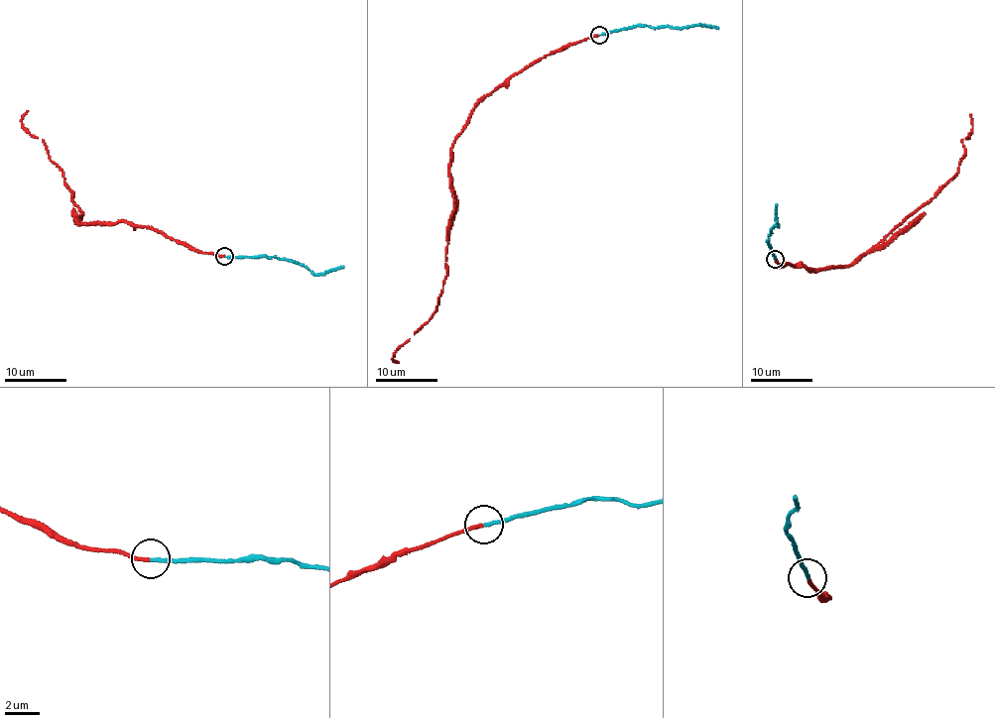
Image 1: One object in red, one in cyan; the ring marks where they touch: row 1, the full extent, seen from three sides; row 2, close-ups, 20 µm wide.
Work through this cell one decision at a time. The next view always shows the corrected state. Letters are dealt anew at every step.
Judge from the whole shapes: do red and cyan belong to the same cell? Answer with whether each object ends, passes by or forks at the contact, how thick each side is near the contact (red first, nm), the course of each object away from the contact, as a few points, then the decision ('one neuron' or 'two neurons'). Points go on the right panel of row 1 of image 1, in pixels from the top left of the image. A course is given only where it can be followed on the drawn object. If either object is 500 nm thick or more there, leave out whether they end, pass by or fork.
red ends | cyan ends | 200/200 nm | red via (775, 259), (809, 271), (852, 264), (874, 249), (957, 173), (969, 114) | cyan via (775, 259), (767, 242), (774, 224), (779, 225), (775, 204) | one neuron

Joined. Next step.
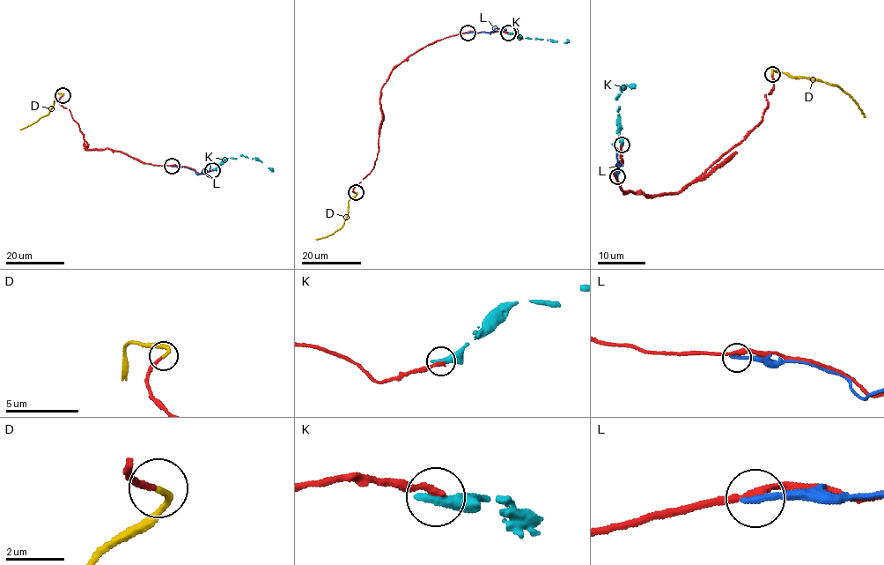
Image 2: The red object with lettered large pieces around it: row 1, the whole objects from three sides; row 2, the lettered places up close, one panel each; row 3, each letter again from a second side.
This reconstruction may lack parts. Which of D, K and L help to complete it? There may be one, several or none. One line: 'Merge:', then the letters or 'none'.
Merge: D

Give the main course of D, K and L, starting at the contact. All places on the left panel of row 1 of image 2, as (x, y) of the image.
D: (62, 95), (55, 93), (54, 105), (48, 114), (20, 130)
K: (212, 170), (227, 158), (240, 156), (258, 159), (271, 168)
L: (173, 166), (191, 168), (198, 174), (209, 171), (210, 165)

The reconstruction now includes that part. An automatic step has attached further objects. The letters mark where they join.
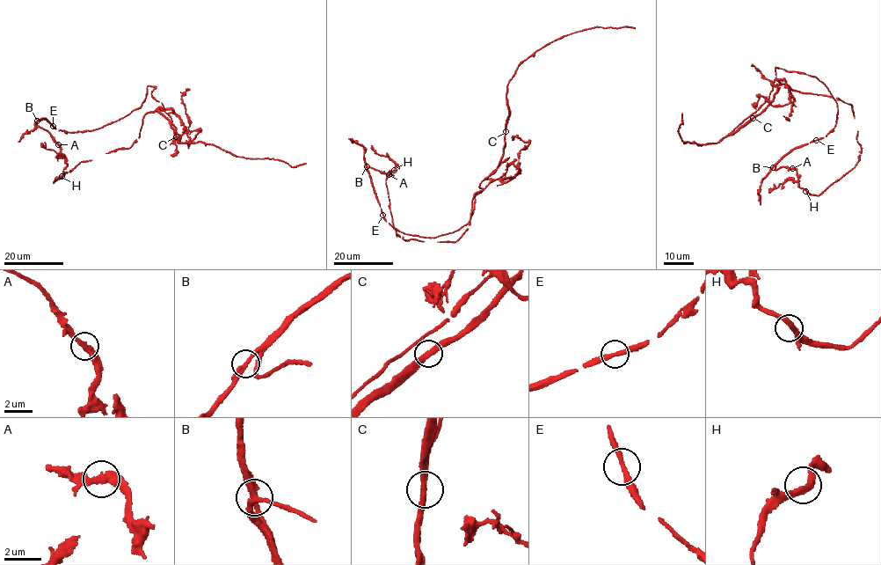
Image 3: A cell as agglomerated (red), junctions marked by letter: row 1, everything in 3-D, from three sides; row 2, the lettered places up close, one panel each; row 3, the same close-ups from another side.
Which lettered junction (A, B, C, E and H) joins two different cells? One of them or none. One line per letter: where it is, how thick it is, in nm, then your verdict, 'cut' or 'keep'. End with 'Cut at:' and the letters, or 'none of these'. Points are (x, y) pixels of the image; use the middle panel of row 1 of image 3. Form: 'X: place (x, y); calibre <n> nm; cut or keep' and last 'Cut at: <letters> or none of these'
A: place (389, 174); calibre 280 nm; keep
B: place (367, 166); calibre 320 nm; keep
C: place (506, 131); calibre 300 nm; keep
E: place (382, 215); calibre 280 nm; keep
H: place (394, 170); calibre 320 nm; keep
Cut at: none of these

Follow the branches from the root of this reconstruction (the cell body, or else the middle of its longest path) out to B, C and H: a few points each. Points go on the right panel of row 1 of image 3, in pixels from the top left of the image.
B: (812, 77), (826, 86), (835, 101), (836, 125), (826, 135), (790, 150), (772, 167)
C: (812, 77), (775, 68), (776, 79), (771, 82), (773, 90), (768, 99), (740, 124), (753, 118)
H: (812, 77), (835, 101), (836, 125), (790, 150), (775, 166), (796, 170), (799, 177), (793, 180), (805, 191)

